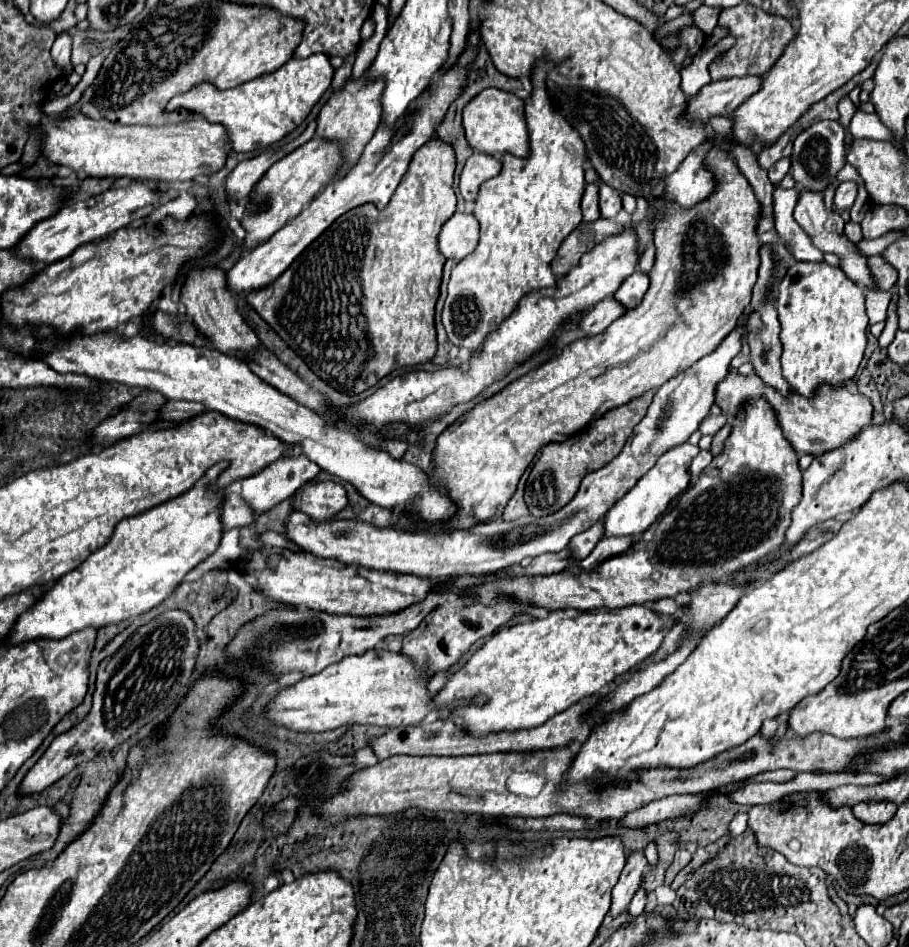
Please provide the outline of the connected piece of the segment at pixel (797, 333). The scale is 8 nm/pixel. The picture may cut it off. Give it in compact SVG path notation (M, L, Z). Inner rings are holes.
M794 261L788 269L788 275L778 285L776 311L780 321L780 339L782 339L782 375L790 383L792 391L812 397L820 385L840 387L846 385L858 371L858 365L866 349L866 327L868 317L864 309L864 291L850 281L844 271L828 263L800 263Z

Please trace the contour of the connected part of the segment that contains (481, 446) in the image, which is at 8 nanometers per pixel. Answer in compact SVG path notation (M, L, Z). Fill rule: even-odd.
M712 145L704 167L714 175L716 181L716 187L708 199L690 209L676 207L676 203L668 201L664 201L664 207L656 207L656 263L650 271L650 289L646 291L642 303L632 311L626 311L604 333L566 345L558 357L512 381L500 393L484 399L472 411L468 411L464 415L466 419L442 431L436 441L432 475L436 475L436 481L448 487L448 495L458 505L458 515L448 527L472 527L472 523L498 519L506 503L512 499L522 473L548 441L564 441L584 429L590 421L602 417L606 411L636 399L650 389L658 389L668 379L712 353L738 325L740 315L744 315L750 303L760 267L762 243L756 235L760 203L756 203L756 195L748 179L740 175L736 161L724 147Z

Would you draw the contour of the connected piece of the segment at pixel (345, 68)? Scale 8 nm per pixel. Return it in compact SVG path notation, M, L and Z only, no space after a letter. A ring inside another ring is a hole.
M354 53L354 55L350 55L350 57L344 57L342 67L338 67L338 69L334 71L334 77L332 77L332 89L334 89L334 91L342 89L342 85L346 83L346 79L352 75L354 59L356 59L356 53Z

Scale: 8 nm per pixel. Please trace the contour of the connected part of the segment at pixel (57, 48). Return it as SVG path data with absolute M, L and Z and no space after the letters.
M68 31L60 33L52 45L52 59L64 67L64 73L72 73L72 63L70 63L70 49L72 49L72 37Z

